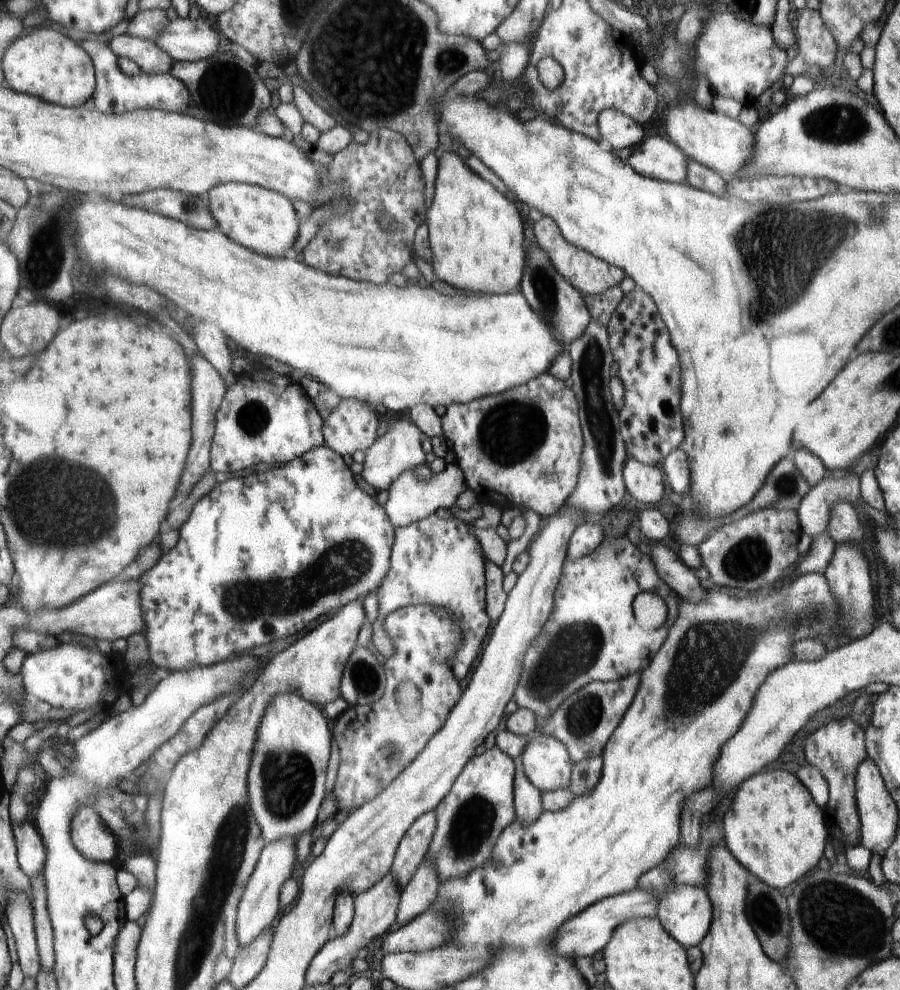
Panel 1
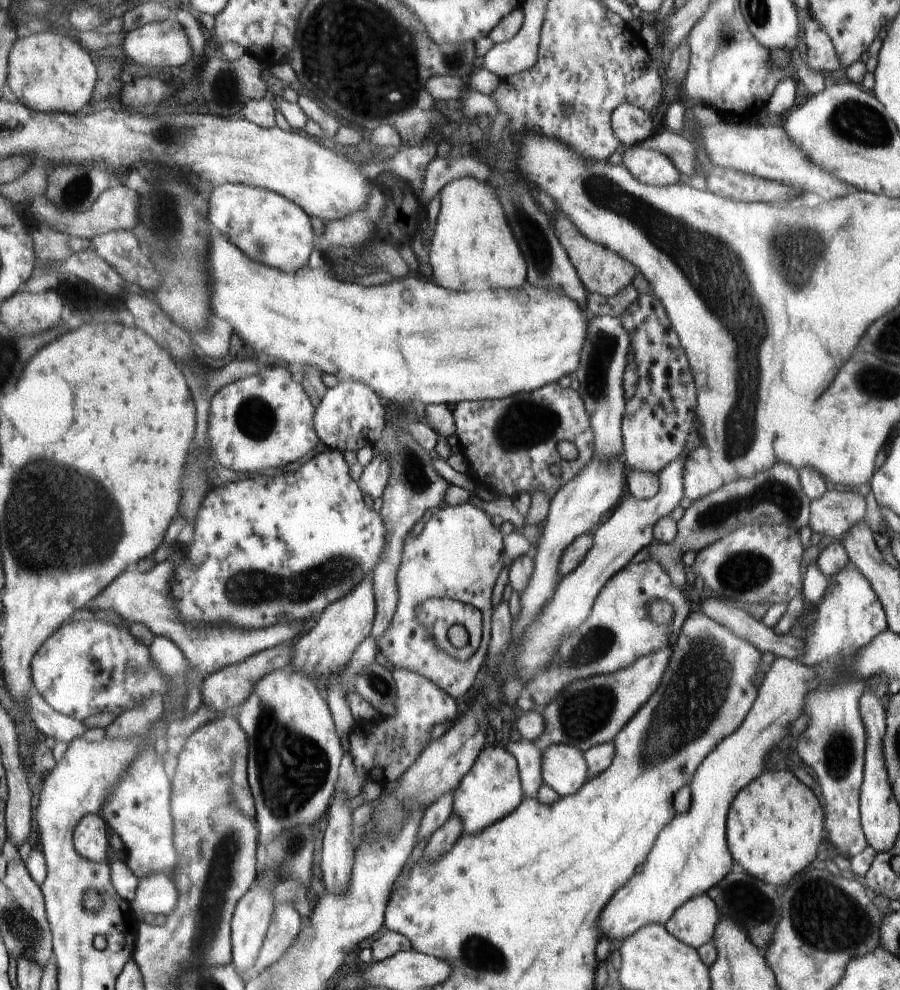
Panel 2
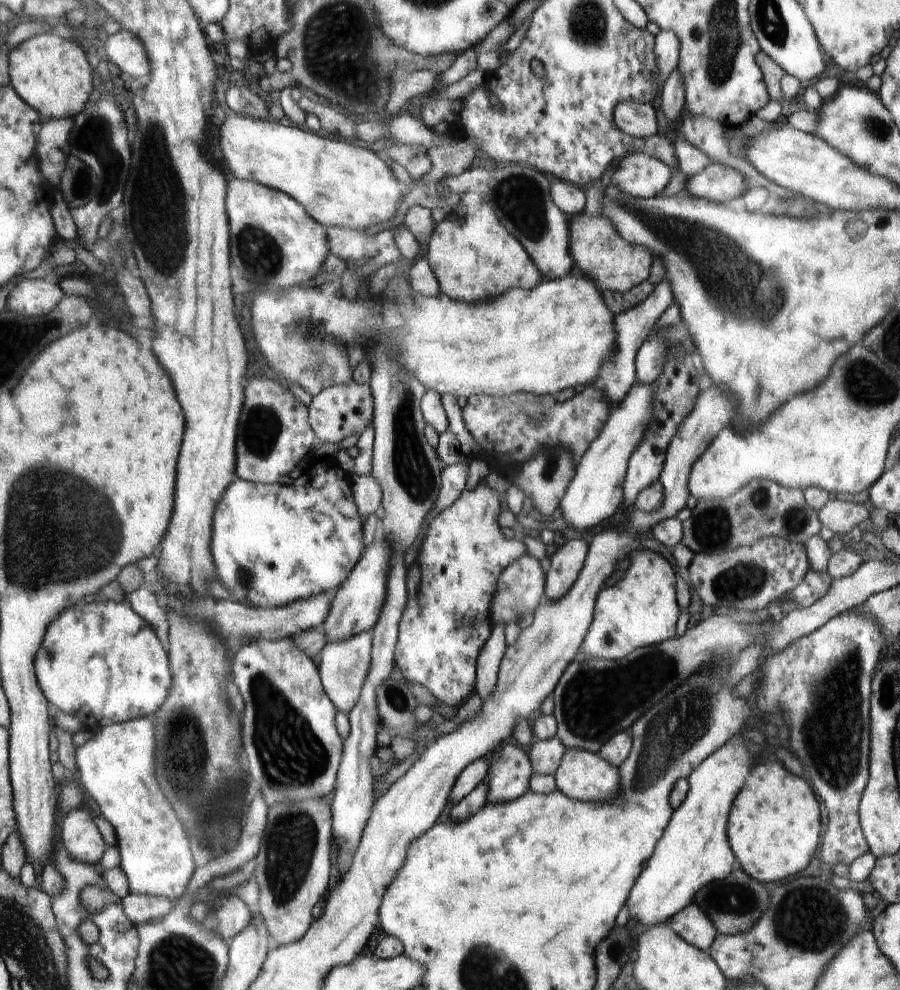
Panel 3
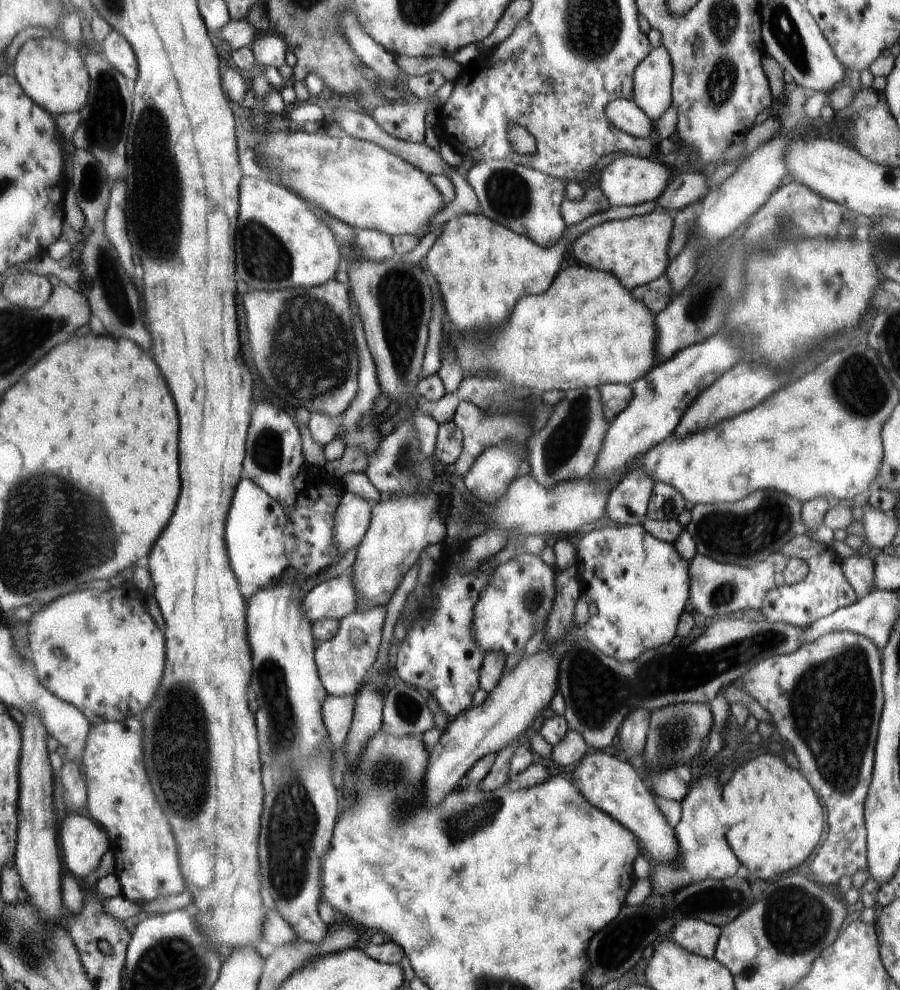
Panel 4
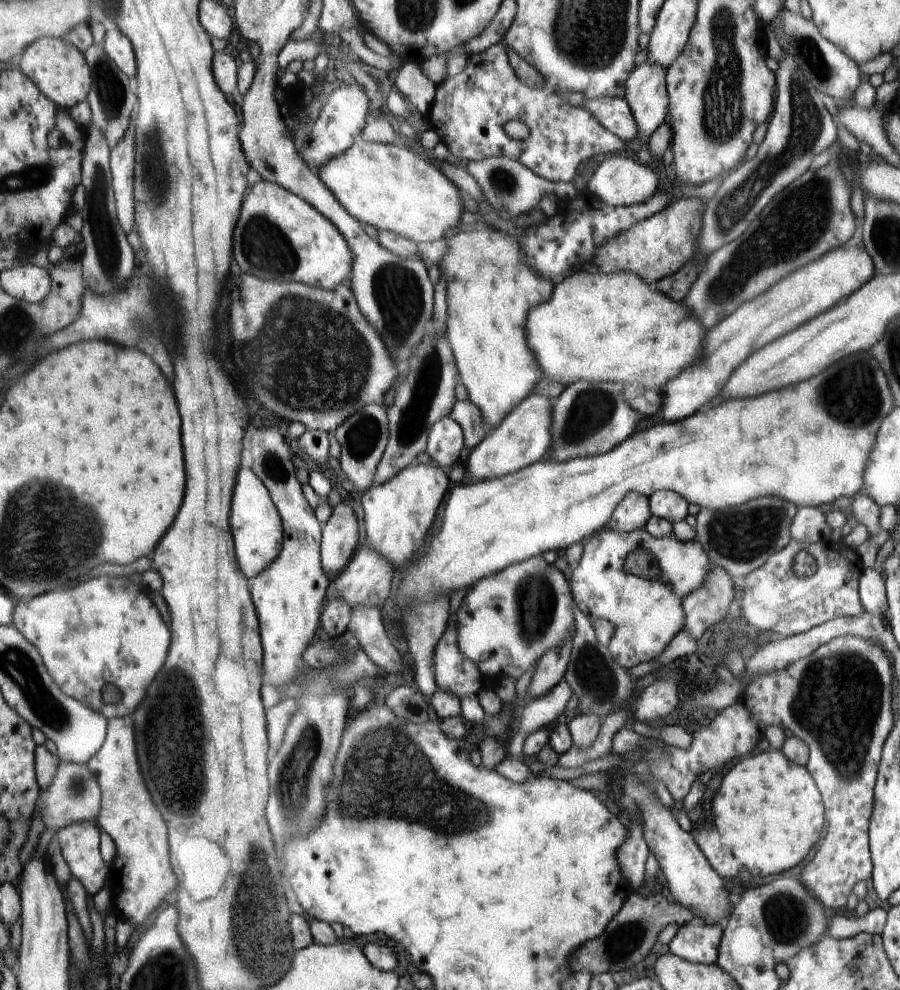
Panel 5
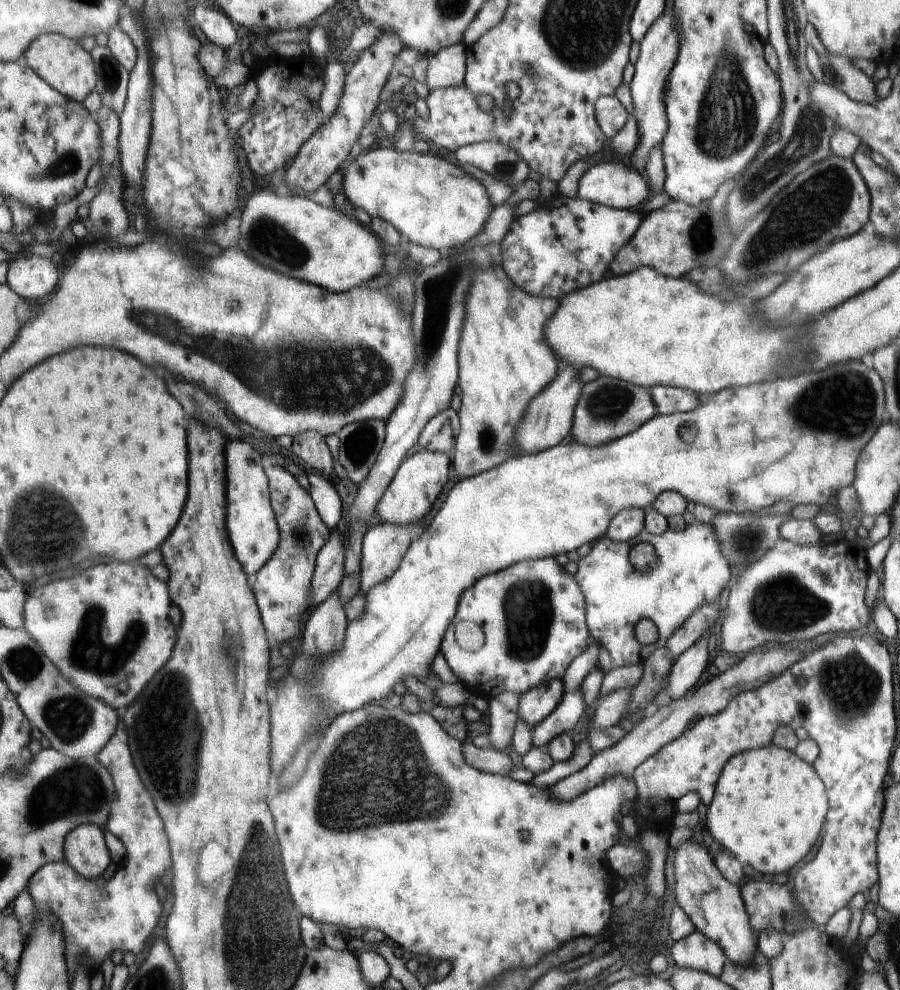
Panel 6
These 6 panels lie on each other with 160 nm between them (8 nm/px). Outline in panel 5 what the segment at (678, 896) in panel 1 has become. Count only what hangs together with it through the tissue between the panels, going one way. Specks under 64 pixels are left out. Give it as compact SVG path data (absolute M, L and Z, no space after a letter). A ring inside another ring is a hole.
M710 921L686 923L670 941L669 952L696 964L714 964L718 960L722 933L720 925Z

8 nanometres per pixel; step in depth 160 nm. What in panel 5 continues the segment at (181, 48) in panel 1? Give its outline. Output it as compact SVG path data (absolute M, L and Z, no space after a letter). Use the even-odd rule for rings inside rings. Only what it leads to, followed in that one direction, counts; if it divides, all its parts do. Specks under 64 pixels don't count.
M116 26L105 32L102 46L106 54L128 78L137 76L137 66L132 43Z

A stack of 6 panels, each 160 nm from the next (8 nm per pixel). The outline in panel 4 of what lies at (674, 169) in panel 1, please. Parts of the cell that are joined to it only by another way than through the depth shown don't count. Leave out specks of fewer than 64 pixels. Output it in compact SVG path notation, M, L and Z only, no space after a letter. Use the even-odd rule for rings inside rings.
M625 155L602 168L599 189L611 206L636 206L649 200L657 200L667 187L667 182L668 170L659 159Z

